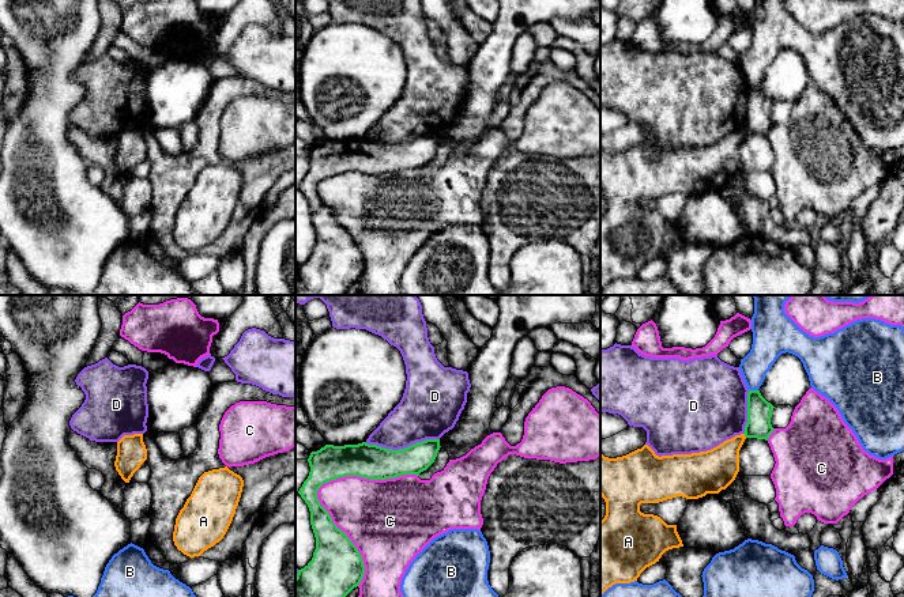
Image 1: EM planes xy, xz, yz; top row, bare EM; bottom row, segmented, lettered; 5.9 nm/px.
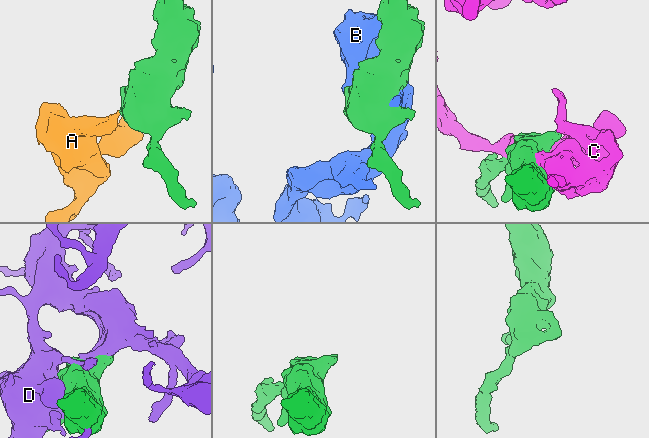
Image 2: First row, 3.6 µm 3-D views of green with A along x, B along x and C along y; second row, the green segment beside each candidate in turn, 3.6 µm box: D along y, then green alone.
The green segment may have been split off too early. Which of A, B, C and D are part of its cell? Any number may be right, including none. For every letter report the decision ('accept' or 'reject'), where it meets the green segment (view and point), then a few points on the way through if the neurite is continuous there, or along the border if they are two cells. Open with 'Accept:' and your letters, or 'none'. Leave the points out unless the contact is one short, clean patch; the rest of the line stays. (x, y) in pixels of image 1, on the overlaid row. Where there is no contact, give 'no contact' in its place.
Accept: none
A: reject; meets green in yz at (745, 435); border along yz (744, 433), (746, 437)
B: reject; meets green in yz at (753, 390)
C: reject; meets green in xz at (319, 487)
D: reject; meets green in xz at (402, 449)

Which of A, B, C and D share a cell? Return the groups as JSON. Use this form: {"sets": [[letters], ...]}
{"sets": [["A"], ["B"], ["C"], ["D"]]}

